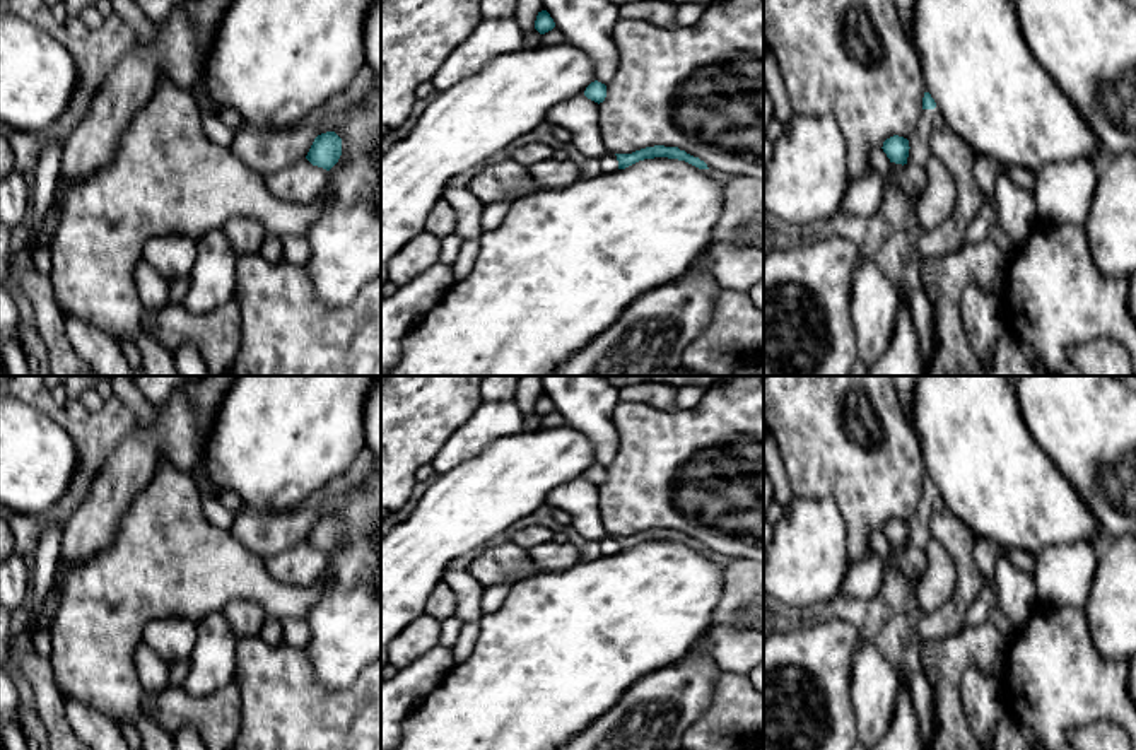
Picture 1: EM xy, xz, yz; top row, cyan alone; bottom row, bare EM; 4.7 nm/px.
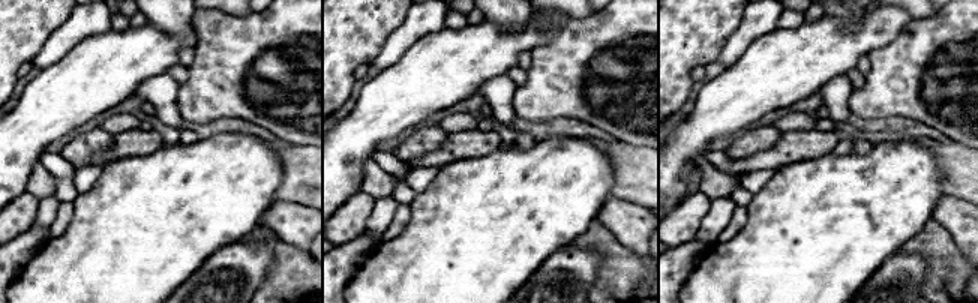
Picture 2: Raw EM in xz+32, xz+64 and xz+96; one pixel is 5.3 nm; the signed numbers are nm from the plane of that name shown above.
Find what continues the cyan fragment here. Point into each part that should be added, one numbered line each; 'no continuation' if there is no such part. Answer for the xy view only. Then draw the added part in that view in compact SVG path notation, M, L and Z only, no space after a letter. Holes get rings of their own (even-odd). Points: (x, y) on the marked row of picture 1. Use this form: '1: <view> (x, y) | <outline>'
no continuation

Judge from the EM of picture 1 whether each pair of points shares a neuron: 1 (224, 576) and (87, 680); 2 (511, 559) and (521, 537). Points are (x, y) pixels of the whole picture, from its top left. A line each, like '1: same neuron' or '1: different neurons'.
1: same neuron
2: different neurons

